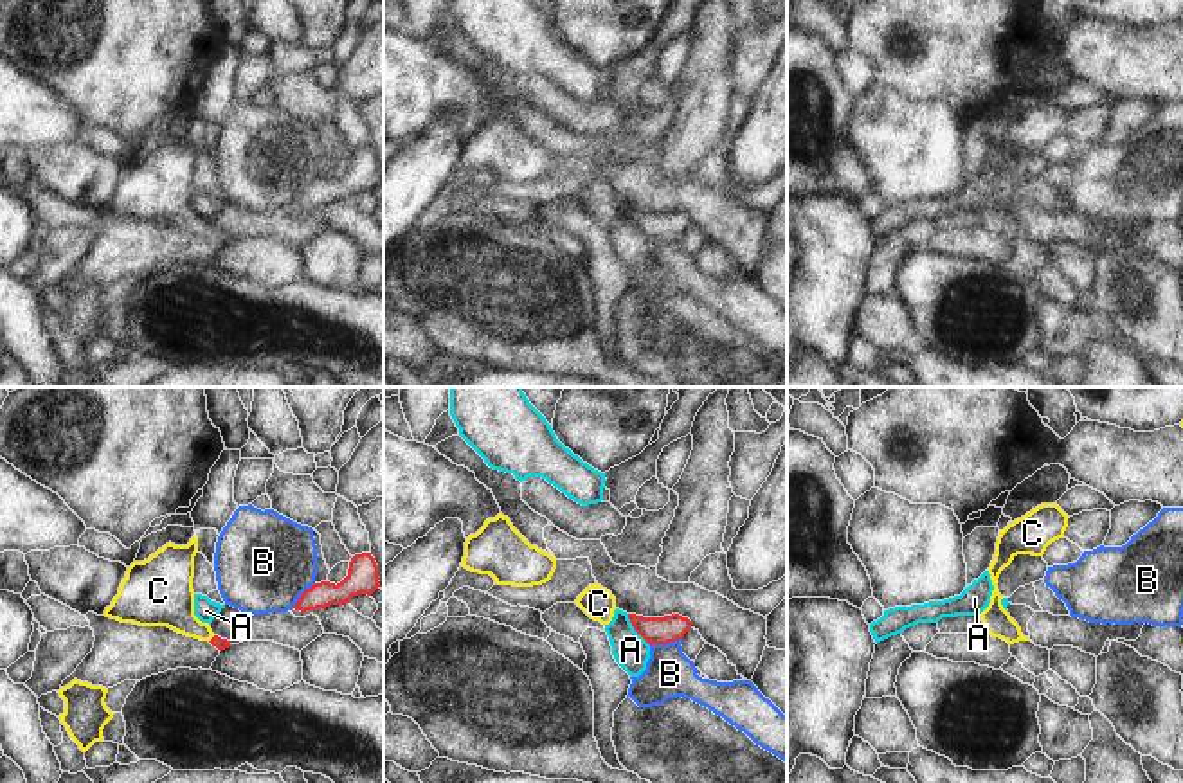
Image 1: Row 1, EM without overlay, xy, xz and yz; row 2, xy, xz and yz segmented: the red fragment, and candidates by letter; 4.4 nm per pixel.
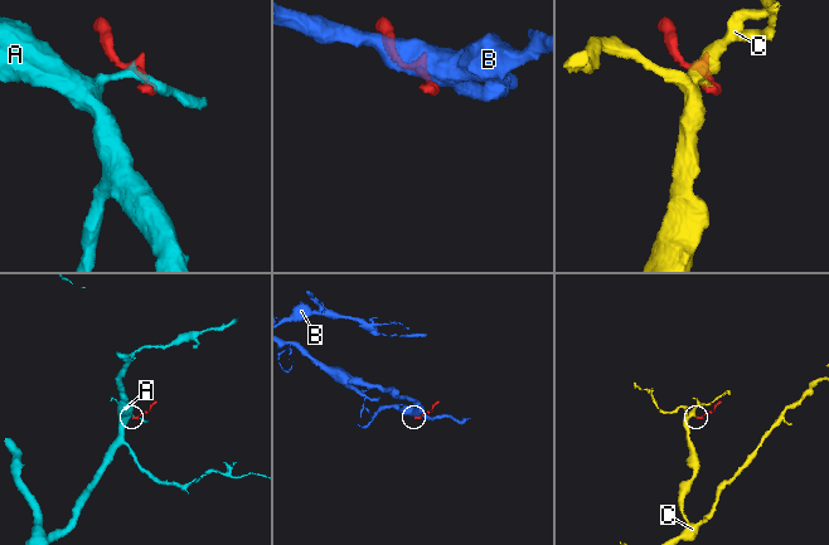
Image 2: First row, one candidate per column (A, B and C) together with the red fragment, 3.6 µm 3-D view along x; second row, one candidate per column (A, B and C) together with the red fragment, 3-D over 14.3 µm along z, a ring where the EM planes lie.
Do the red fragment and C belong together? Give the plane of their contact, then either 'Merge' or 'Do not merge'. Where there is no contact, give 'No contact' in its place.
Touches red in xy. Merge

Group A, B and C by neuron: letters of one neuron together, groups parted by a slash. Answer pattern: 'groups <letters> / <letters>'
groups A / B / C

